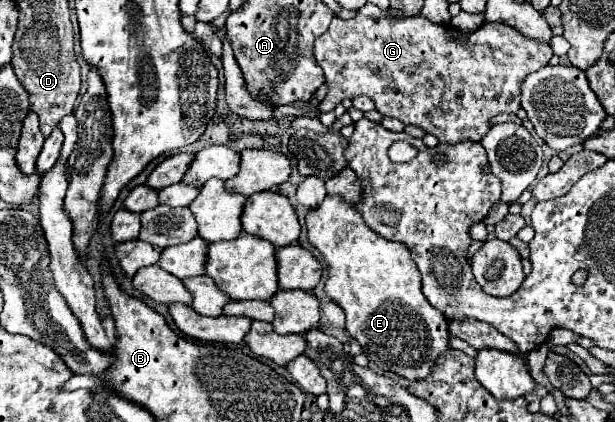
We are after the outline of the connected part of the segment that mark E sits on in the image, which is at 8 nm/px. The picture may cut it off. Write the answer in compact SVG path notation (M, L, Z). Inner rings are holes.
M326 195L326 199L308 211L306 215L308 239L322 253L328 263L328 281L324 285L326 295L336 301L346 313L346 331L362 345L364 355L382 371L392 371L396 375L406 377L408 381L418 381L428 377L434 361L448 351L448 323L446 317L432 307L422 295L420 273L416 263L412 261L404 243L388 241L374 233L358 213L352 203L342 201L342 197Z

